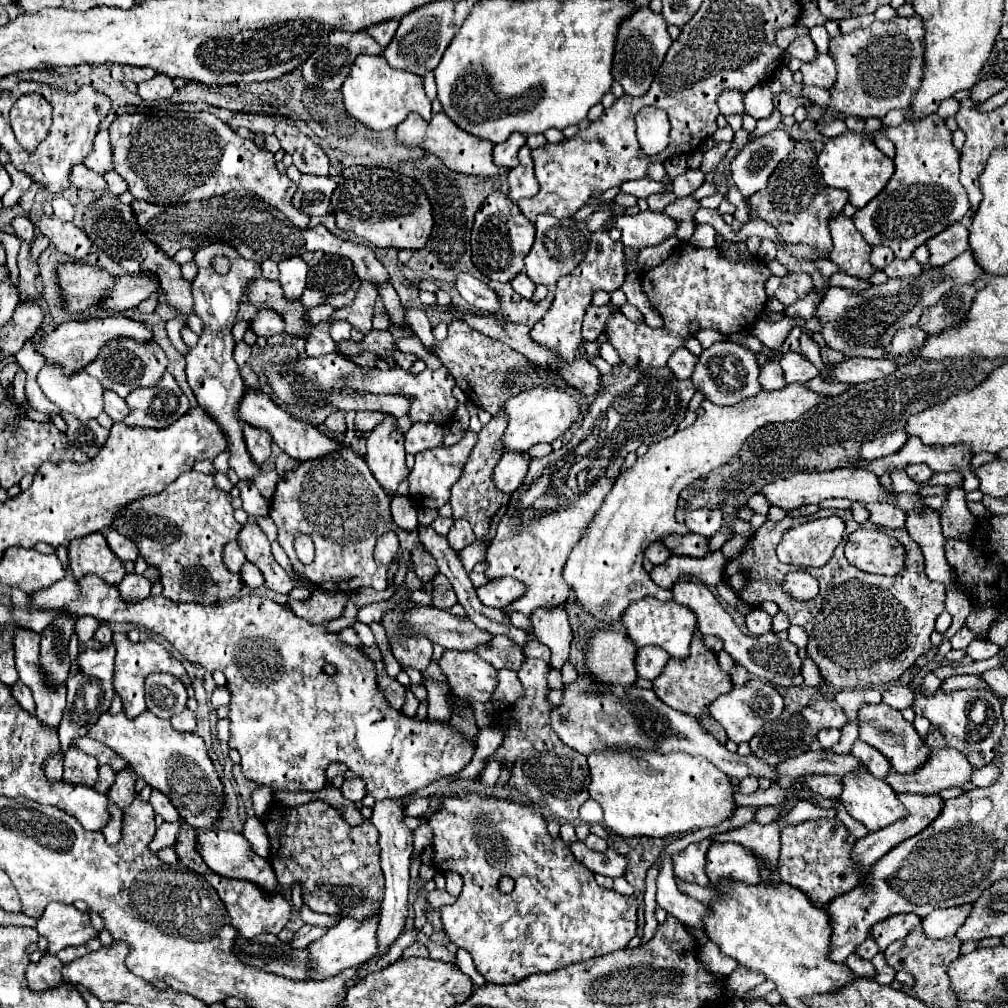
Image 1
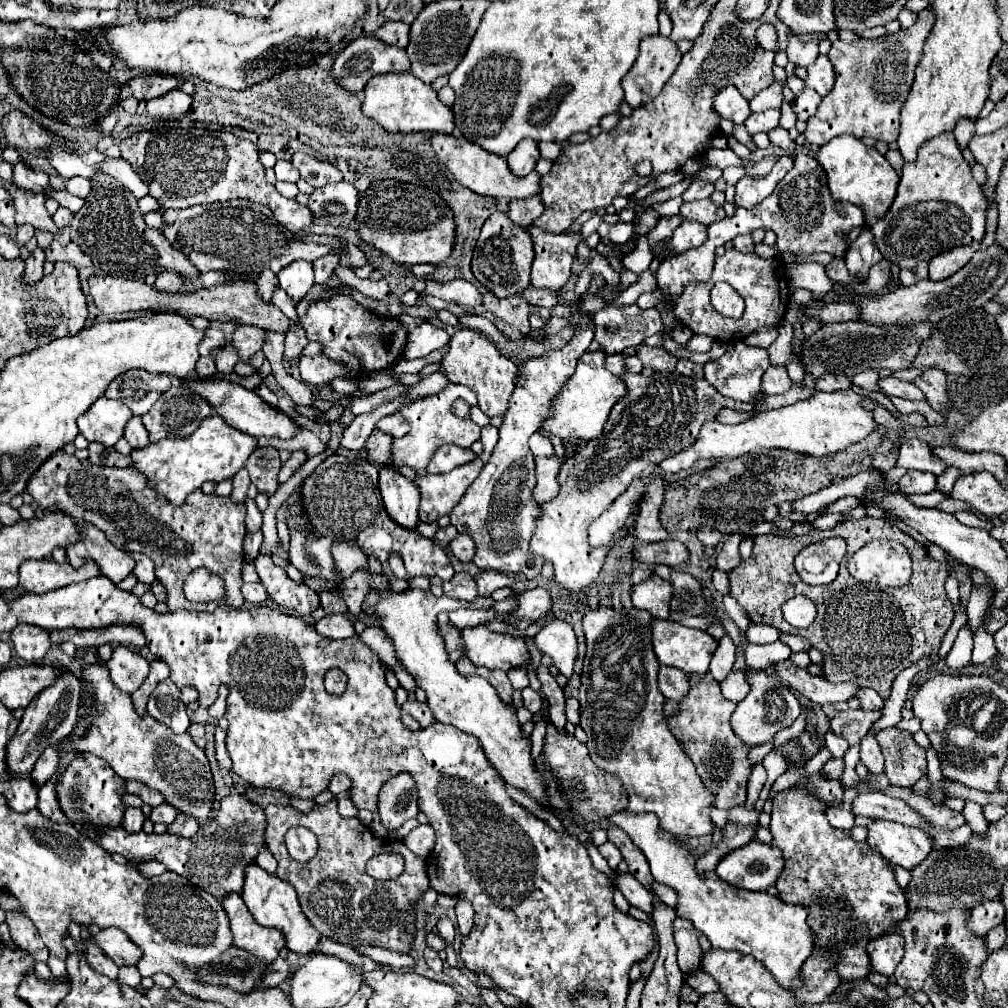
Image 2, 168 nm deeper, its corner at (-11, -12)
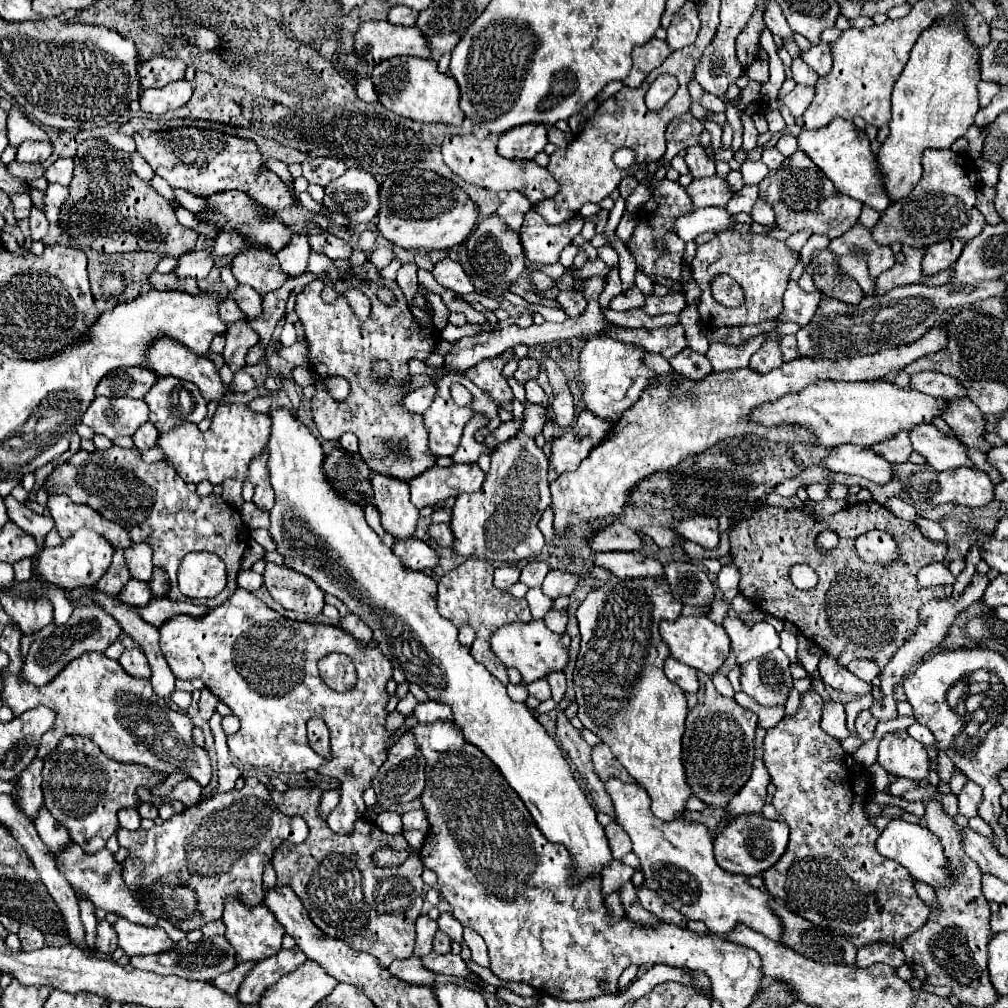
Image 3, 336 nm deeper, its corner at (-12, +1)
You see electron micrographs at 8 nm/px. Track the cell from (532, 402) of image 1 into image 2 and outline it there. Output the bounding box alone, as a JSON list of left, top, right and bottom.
[539,352,627,442]

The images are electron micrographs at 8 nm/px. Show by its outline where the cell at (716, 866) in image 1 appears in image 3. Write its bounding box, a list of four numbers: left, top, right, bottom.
[714,813,788,877]

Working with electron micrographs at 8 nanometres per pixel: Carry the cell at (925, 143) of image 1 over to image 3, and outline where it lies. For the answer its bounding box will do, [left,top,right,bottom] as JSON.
[872,149,986,247]

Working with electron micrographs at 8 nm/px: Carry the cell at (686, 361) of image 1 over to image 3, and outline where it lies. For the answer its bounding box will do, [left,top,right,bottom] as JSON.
[670,347,712,381]

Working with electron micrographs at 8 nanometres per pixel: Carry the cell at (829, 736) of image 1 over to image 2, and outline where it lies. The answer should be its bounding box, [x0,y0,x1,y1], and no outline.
[825,732,849,758]

